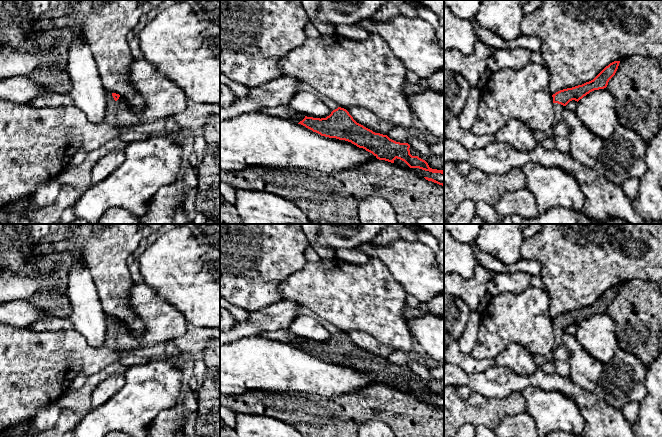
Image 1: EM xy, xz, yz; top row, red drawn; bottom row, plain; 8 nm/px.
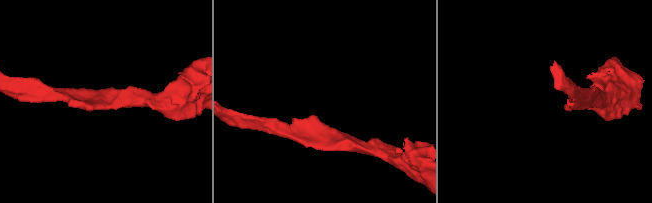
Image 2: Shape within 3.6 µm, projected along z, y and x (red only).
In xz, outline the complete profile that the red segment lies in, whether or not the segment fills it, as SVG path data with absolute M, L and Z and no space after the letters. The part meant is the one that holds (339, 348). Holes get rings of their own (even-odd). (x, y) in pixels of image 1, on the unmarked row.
M341 331L333 334L326 342L307 341L298 348L320 358L351 366L359 372L372 377L377 383L394 387L394 384L404 385L410 392L419 392L432 397L444 398L443 394L432 393L428 387L410 378L410 369L390 363L387 359L375 357L357 347L349 336Z

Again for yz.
M614 285L606 290L593 304L572 312L560 314L552 319L553 327L566 330L570 325L579 325L594 314L607 311L609 304L615 299L620 285Z

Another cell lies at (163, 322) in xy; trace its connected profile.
M142 282L135 284L128 296L132 311L141 319L144 330L140 335L131 333L128 323L120 319L116 325L117 347L121 357L139 350L166 344L183 337L187 331L184 315L173 305L162 300L153 288Z

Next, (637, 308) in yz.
M632 279L620 284L615 299L609 304L607 314L616 323L618 346L634 354L649 366L662 352L662 291L651 281Z

